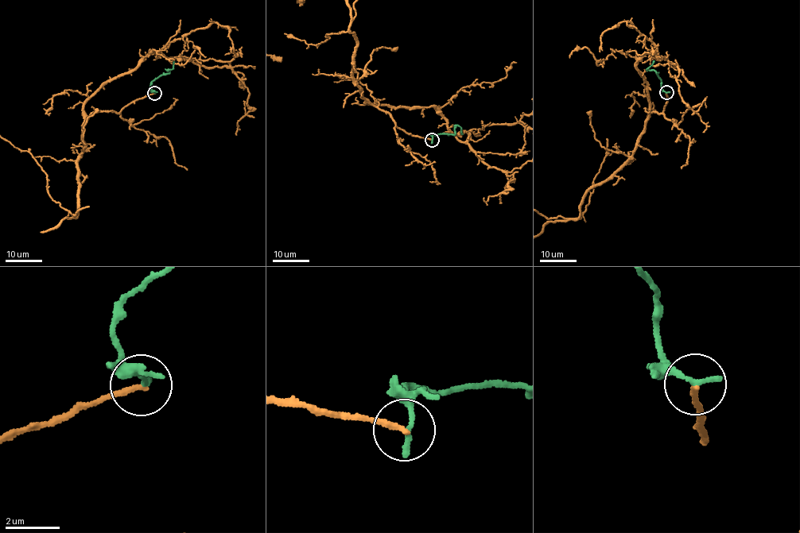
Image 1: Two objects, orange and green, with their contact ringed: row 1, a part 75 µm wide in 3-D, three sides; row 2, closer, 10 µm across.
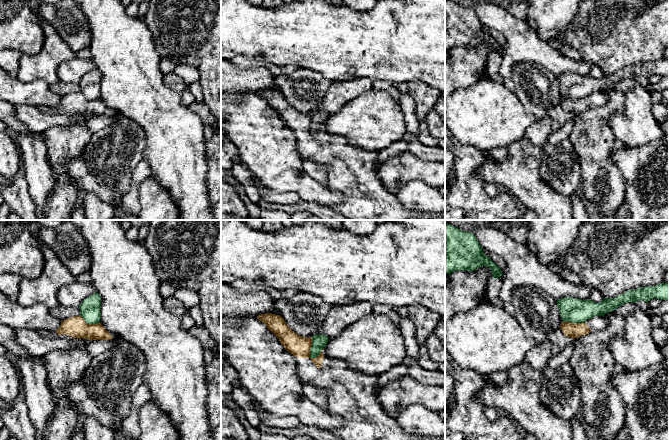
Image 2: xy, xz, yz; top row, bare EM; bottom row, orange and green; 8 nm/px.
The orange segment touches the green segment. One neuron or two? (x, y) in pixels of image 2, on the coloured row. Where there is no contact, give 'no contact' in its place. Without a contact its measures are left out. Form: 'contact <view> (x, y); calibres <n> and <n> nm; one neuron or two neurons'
contact xz (309, 349); calibres 180 and 120 nm; two neurons

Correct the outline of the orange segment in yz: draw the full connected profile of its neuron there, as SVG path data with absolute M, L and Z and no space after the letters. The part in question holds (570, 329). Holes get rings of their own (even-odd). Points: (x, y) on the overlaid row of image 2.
M594 316L583 323L573 323L564 321L559 326L564 335L571 338L577 338L590 332L604 331L609 324L608 317Z

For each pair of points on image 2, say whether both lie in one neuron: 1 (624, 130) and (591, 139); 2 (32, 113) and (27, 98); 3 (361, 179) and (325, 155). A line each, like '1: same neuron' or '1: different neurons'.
1: different neurons
2: different neurons
3: same neuron

